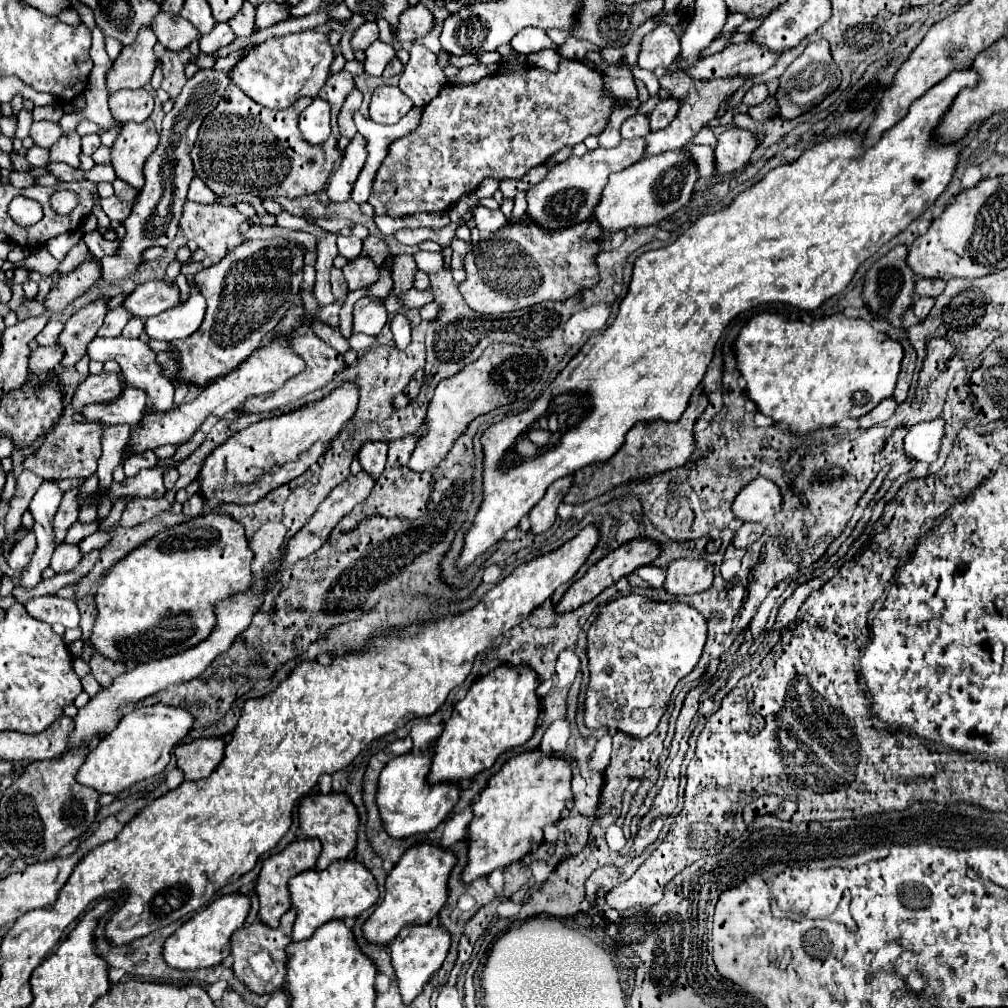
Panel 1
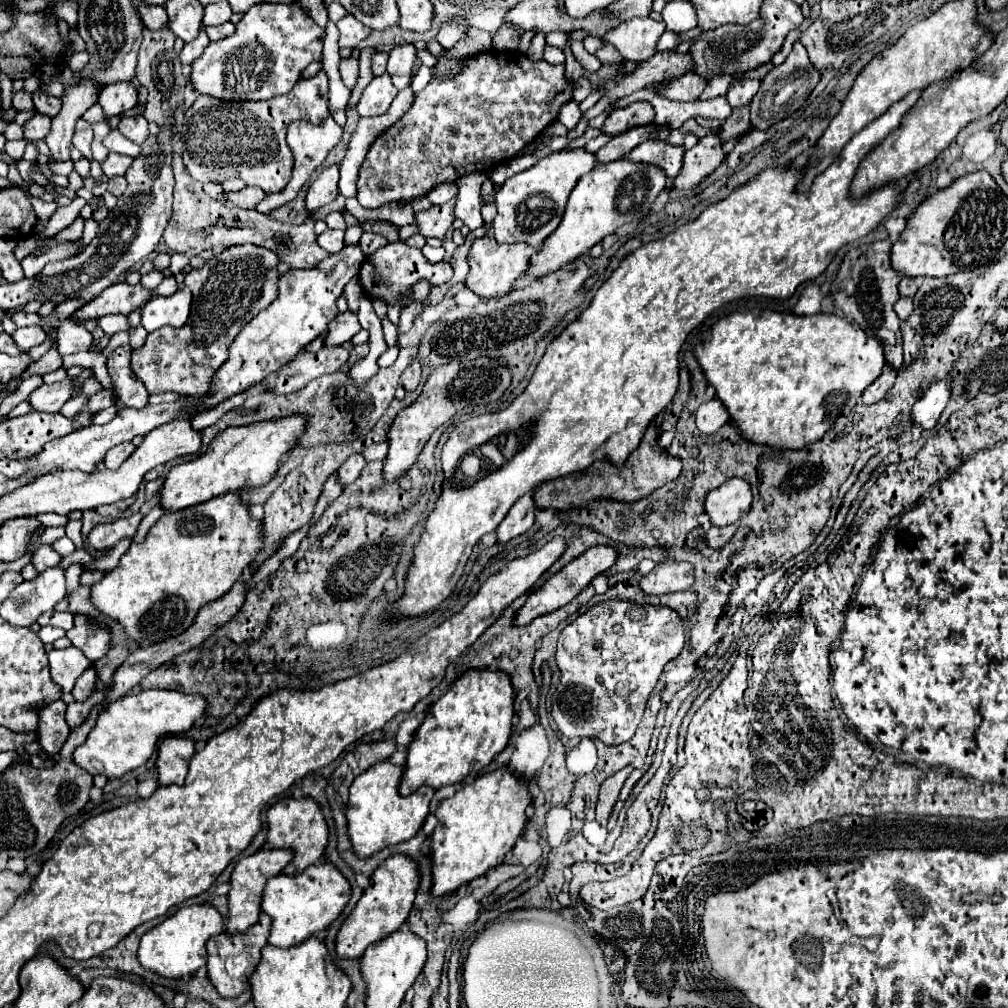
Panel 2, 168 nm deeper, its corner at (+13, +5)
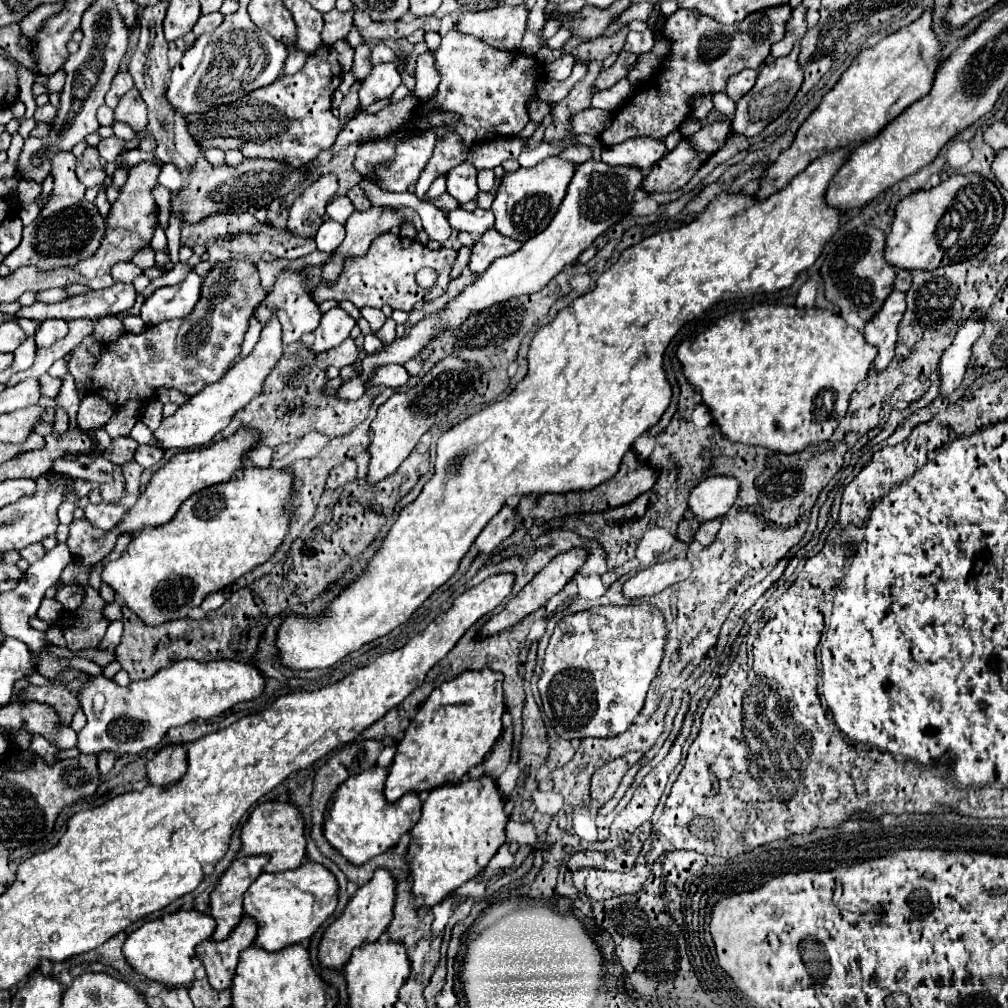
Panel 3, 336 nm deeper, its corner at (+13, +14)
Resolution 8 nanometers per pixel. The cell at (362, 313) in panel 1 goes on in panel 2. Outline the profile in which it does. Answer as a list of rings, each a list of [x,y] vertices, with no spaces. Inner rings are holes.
[[[352,311],[346,313],[338,313],[338,317],[332,321],[332,325],[328,327],[328,333],[324,337],[324,345],[328,347],[338,347],[346,341],[350,341],[358,331],[360,331],[360,323],[358,317]]]

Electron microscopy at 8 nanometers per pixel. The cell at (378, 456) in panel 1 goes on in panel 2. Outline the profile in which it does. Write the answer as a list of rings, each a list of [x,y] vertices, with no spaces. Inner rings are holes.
[[[360,453],[348,457],[348,459],[340,465],[340,469],[336,471],[336,479],[338,479],[338,483],[340,483],[342,487],[354,483],[354,481],[358,479],[360,471],[364,469],[364,465],[366,465],[366,463],[364,463],[364,457],[362,457]]]

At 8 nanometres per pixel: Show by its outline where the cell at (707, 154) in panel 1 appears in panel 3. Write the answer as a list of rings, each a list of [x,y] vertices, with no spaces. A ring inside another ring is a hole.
[[[780,4],[760,12],[752,12],[752,16],[746,16],[742,22],[736,24],[722,24],[702,12],[684,8],[680,8],[676,16],[666,18],[662,26],[662,36],[672,40],[672,50],[662,62],[662,68],[654,74],[652,88],[650,82],[640,86],[640,104],[632,104],[632,108],[622,108],[616,114],[616,120],[612,120],[612,126],[600,134],[600,140],[604,142],[602,160],[612,166],[624,164],[650,170],[650,166],[654,166],[668,154],[668,148],[662,140],[670,132],[678,130],[680,122],[692,110],[692,100],[708,92],[716,94],[724,90],[728,76],[738,74],[744,68],[758,70],[758,66],[770,54],[770,46],[784,38],[790,14],[790,4]]]

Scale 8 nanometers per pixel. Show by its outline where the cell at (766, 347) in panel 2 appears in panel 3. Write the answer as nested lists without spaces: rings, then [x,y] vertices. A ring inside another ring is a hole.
[[[774,304],[726,314],[678,346],[684,376],[700,390],[702,402],[710,408],[722,434],[732,442],[764,446],[784,454],[800,452],[832,436],[838,420],[846,414],[852,392],[868,376],[876,354],[878,350],[864,340],[862,332],[848,326],[832,310]]]

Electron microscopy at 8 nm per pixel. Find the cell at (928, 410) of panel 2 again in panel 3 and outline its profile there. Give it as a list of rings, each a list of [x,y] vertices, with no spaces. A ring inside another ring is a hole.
[[[974,314],[968,322],[960,326],[950,348],[944,350],[938,364],[938,376],[940,376],[938,396],[940,398],[948,398],[960,386],[966,372],[966,364],[970,360],[970,348],[982,330],[984,330],[984,318]]]

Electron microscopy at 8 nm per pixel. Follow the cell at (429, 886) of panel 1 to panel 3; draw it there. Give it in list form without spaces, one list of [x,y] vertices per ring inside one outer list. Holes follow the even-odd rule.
[[[378,868],[372,880],[356,890],[356,894],[348,902],[342,916],[326,928],[320,948],[318,948],[320,964],[326,968],[336,968],[336,970],[344,968],[354,948],[358,948],[364,942],[376,942],[386,932],[388,924],[394,918],[394,904],[396,904],[396,878],[390,870]]]

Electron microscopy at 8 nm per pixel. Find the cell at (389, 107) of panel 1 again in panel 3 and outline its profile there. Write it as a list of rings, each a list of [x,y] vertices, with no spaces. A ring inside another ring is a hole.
[[[392,62],[378,64],[372,68],[370,76],[362,82],[360,88],[360,104],[366,108],[376,100],[392,96],[392,92],[402,84],[400,74]]]

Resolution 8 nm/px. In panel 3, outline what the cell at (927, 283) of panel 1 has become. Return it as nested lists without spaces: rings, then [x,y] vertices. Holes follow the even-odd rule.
[[[896,270],[896,284],[894,284],[894,288],[906,292],[910,288],[910,284],[912,284],[912,274],[908,270]]]

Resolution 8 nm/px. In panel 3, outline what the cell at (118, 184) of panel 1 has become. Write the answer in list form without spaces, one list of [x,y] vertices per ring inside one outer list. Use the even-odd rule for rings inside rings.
[[[130,150],[130,152],[126,152],[126,154],[120,154],[118,158],[116,158],[116,166],[120,168],[120,166],[134,166],[134,164],[138,164],[138,162],[142,162],[142,160],[148,160],[148,158],[152,158],[154,156],[154,152],[140,152],[140,150]]]

